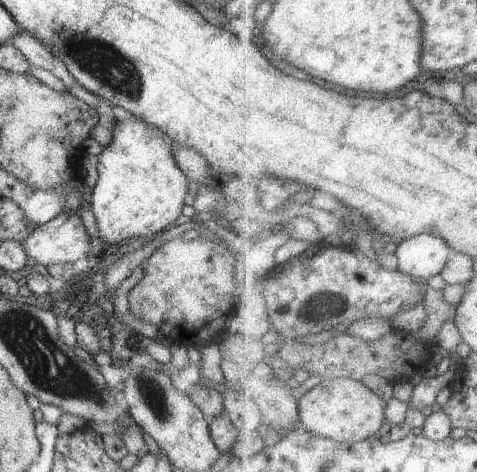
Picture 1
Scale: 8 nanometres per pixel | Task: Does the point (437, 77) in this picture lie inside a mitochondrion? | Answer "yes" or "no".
no

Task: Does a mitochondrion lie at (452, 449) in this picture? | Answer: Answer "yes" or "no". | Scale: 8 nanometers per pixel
no

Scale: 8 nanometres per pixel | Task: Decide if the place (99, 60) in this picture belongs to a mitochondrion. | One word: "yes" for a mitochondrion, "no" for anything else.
yes

